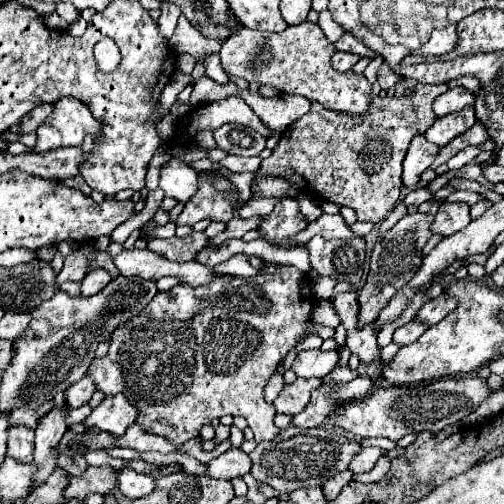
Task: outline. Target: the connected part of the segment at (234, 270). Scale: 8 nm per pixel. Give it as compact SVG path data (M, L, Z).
M235 254L229 260L218 264L213 268L218 274L229 274L232 276L256 276L260 271L252 267L249 263L249 257L245 254Z

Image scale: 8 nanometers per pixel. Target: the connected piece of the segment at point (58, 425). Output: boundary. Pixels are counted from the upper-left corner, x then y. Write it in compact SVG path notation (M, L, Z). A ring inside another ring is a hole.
M51 410L47 416L39 420L39 426L35 430L35 464L37 464L37 476L33 476L33 488L47 482L49 474L57 466L57 444L61 436L65 434L65 412L63 410Z

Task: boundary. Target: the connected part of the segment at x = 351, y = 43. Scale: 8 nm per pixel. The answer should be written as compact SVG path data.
M343 34L343 38L335 44L335 48L337 50L343 50L343 52L353 52L353 54L357 54L359 58L375 58L377 54L375 52L371 52L361 40L357 40L353 34Z

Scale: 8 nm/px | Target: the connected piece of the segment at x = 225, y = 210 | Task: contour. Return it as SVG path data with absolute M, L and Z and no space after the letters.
M205 174L199 176L199 190L191 198L191 202L185 204L183 212L177 218L177 224L181 226L193 226L199 220L215 220L215 222L229 222L233 218L235 206L225 200L221 192L217 192Z

